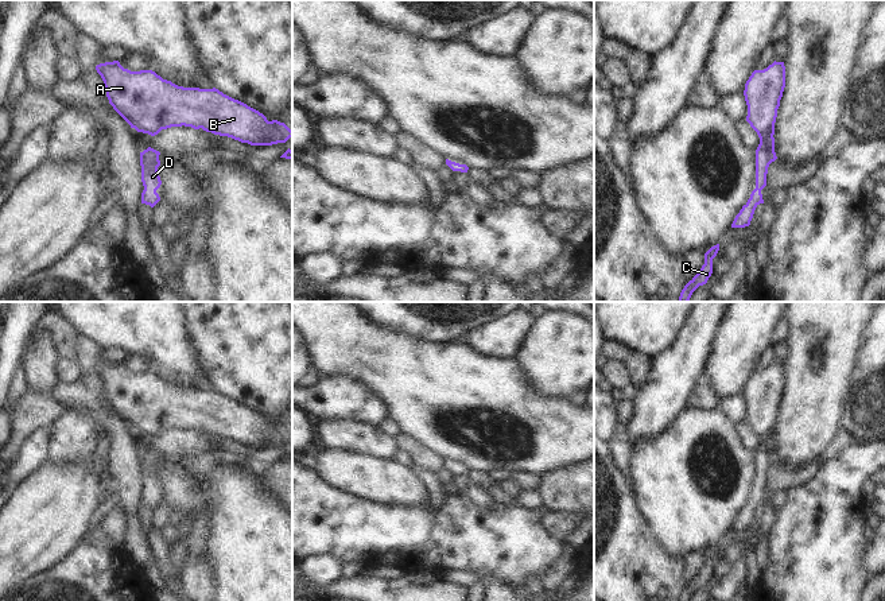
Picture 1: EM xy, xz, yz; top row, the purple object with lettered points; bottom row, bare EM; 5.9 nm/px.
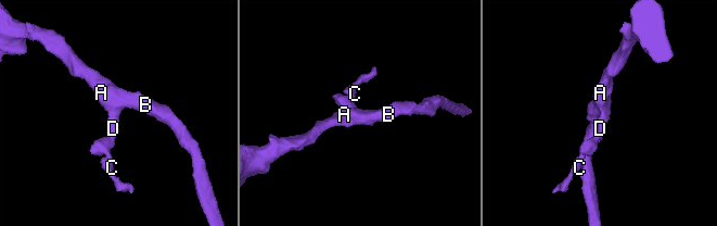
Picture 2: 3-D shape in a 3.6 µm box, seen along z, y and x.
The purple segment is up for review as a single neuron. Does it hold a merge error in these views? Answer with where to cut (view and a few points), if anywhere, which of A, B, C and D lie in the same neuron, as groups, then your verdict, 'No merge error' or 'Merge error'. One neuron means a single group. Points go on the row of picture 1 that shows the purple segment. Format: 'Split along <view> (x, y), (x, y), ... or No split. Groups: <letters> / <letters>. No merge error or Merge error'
No split. Groups: A B C D. No merge error.

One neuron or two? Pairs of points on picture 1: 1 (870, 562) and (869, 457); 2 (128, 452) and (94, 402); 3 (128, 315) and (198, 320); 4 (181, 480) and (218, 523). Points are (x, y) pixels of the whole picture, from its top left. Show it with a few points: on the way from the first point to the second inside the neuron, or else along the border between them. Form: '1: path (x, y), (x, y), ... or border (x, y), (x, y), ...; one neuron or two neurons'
1: border (865, 547), (862, 567), (868, 578); two neurons
2: path (119, 439), (119, 433), (101, 414); one neuron
3: border (183, 315), (186, 333), (193, 349); two neurons
4: path (193, 491), (202, 493), (218, 511); one neuron

